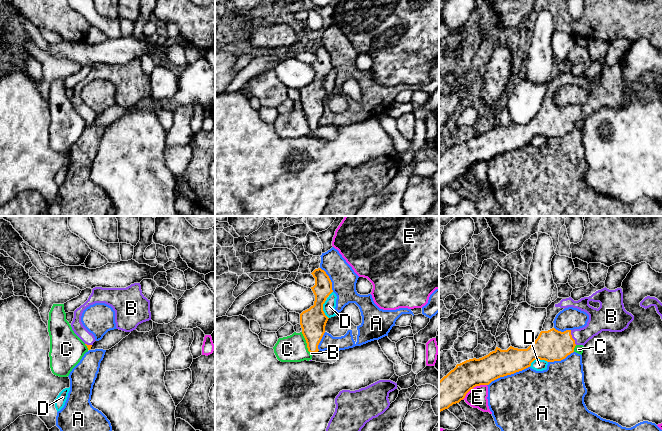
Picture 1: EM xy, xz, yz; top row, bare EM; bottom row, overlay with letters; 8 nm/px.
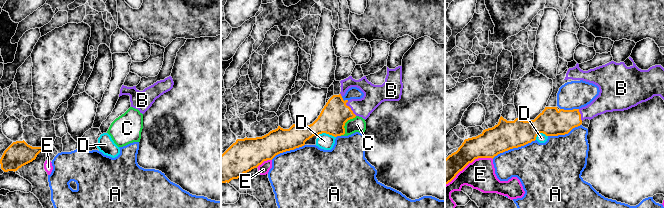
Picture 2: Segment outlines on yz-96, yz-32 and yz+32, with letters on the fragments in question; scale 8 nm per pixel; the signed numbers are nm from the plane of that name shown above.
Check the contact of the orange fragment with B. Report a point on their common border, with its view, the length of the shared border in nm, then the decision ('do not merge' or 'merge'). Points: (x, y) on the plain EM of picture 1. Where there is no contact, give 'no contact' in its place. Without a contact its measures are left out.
yz (571, 113) | 130 nm | merge

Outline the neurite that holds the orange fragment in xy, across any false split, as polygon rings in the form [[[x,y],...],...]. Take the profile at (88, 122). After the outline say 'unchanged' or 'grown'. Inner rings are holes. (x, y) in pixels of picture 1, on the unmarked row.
[[[134,59],[126,64],[102,64],[95,63],[88,76],[74,87],[71,99],[74,109],[85,119],[88,126],[96,117],[82,100],[83,87],[95,79],[105,79],[115,87],[116,104],[125,108],[131,108],[143,98],[151,96],[150,76],[141,66],[140,59]]]; grown

